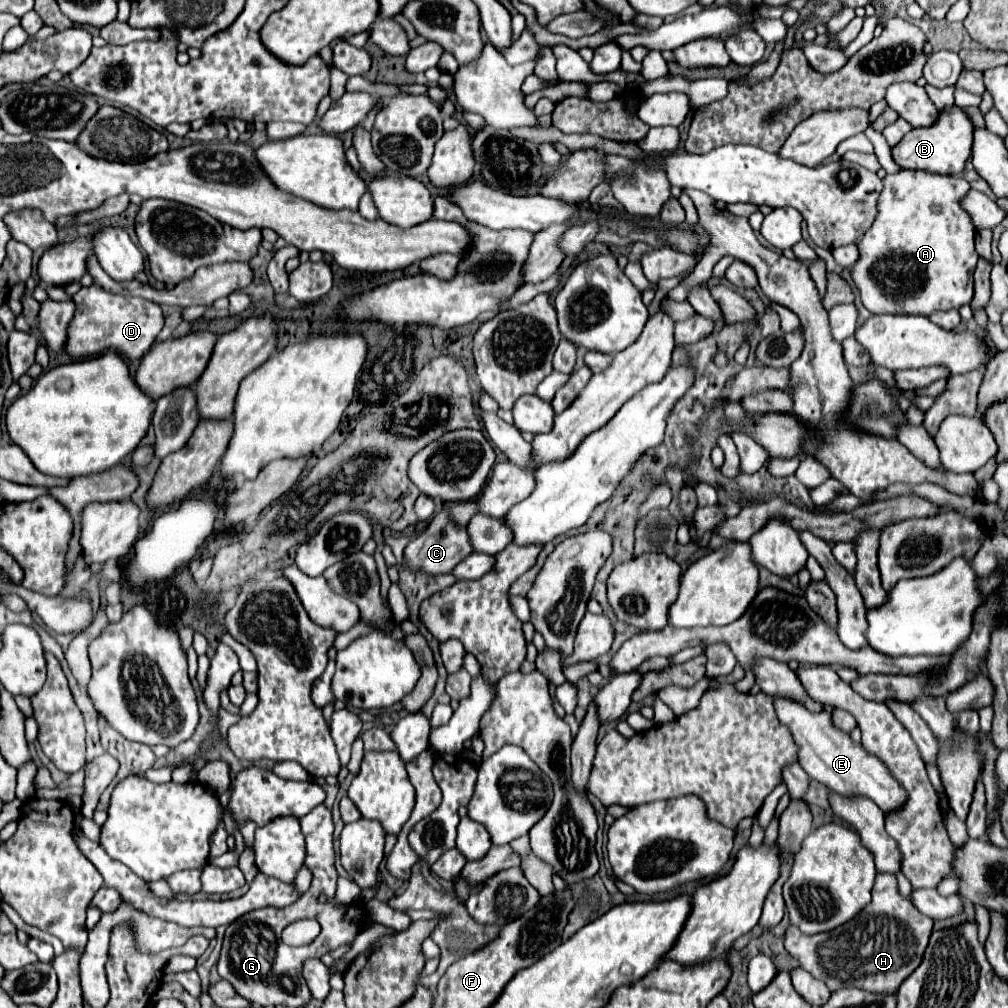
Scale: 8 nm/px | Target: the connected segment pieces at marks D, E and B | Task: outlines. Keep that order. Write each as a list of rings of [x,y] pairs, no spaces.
[[[96,284],[82,288],[78,294],[72,296],[72,300],[76,304],[76,312],[70,322],[66,342],[66,350],[72,356],[96,356],[104,352],[116,352],[128,360],[138,360],[152,346],[164,326],[164,316],[158,304],[144,298],[110,294]]]
[[[776,698],[774,706],[780,722],[790,728],[796,744],[800,746],[800,752],[798,752],[800,766],[808,772],[808,776],[812,776],[814,780],[822,782],[824,786],[832,788],[838,794],[868,796],[884,812],[892,812],[900,808],[900,804],[904,804],[906,792],[890,776],[888,768],[880,760],[876,760],[876,756],[870,756],[868,752],[864,752],[860,744],[854,744],[848,734],[836,730],[830,722],[830,712],[824,710],[814,714],[814,712],[808,712],[802,704],[784,700],[784,698]]]
[[[950,106],[942,110],[940,120],[932,124],[932,128],[914,128],[910,130],[894,148],[892,158],[902,170],[926,170],[936,174],[960,174],[964,170],[966,158],[970,156],[972,148],[972,122],[968,116],[958,108]]]

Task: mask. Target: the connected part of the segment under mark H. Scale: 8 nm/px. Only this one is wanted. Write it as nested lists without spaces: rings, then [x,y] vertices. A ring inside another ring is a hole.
[[[880,872],[872,890],[872,902],[846,924],[814,936],[788,926],[784,948],[814,978],[820,978],[832,992],[840,988],[864,988],[872,992],[896,992],[898,986],[918,968],[928,946],[932,920],[916,912],[914,904],[898,890],[896,876]]]

